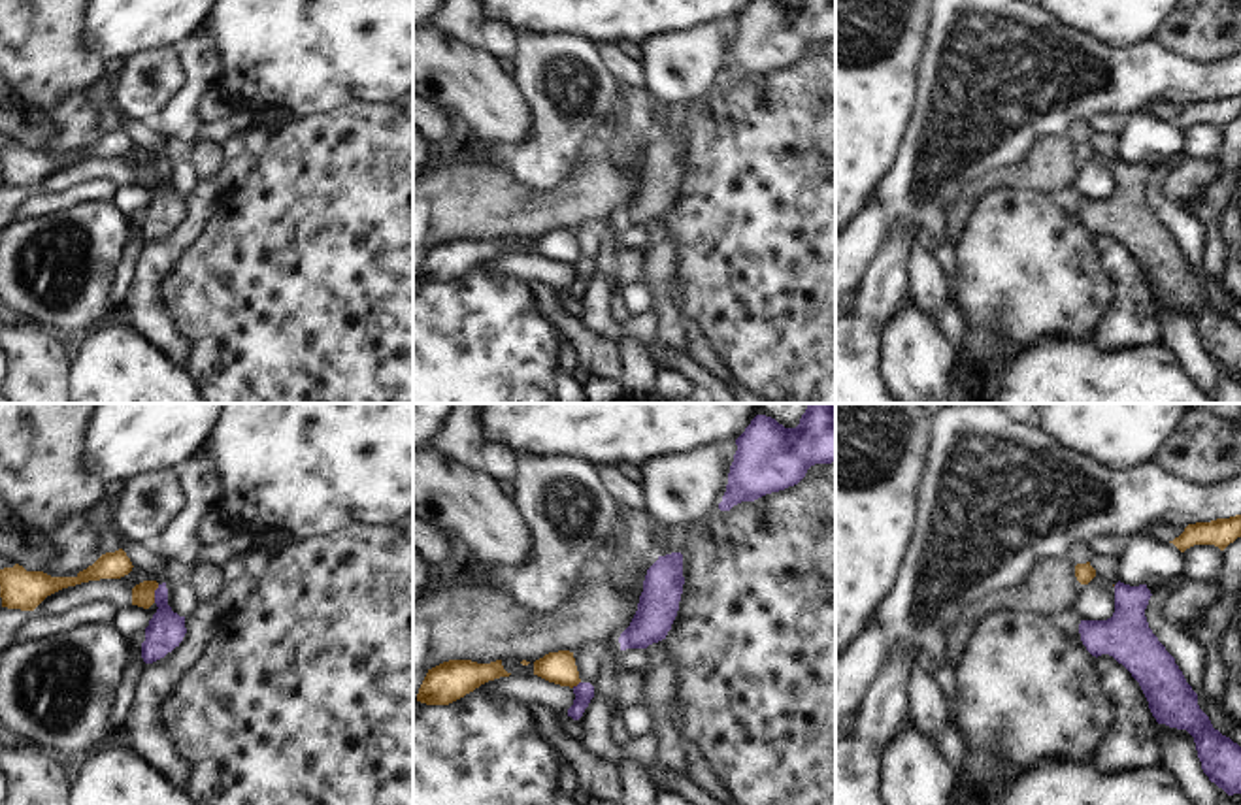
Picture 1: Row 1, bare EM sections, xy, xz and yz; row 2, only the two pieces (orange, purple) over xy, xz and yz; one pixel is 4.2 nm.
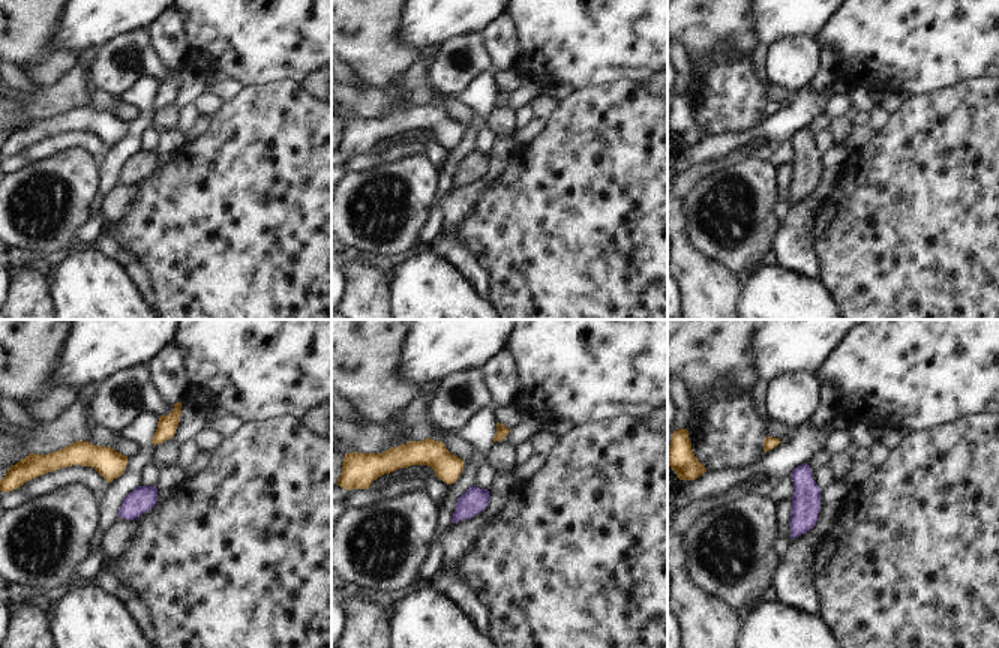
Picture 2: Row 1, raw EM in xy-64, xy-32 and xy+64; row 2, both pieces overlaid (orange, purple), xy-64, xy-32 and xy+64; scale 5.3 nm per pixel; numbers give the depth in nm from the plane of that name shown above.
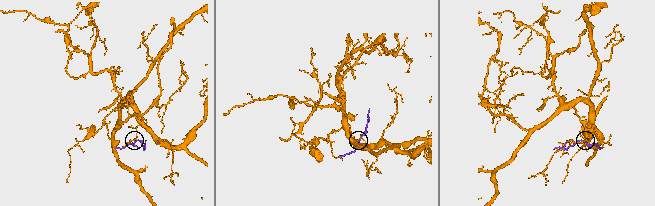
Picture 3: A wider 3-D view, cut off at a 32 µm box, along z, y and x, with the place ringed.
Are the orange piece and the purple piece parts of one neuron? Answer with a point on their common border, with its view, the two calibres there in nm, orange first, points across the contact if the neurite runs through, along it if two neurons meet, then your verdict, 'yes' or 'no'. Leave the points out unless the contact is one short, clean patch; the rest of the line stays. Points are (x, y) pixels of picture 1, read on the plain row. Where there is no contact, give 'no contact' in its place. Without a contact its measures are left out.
contact xy (153, 172); calibres 100 and 160 nm; border xy (159, 163), (153, 180); no

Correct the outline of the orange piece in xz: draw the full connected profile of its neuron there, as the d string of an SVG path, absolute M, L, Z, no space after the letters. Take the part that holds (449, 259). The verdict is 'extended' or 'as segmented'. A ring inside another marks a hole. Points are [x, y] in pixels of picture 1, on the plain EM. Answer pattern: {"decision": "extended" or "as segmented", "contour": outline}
{"decision": "as segmented", "contour": "M449 238L428 247L419 266L417 279L426 283L449 283L481 262L509 253L511 251L504 247L502 238L490 241Z"}

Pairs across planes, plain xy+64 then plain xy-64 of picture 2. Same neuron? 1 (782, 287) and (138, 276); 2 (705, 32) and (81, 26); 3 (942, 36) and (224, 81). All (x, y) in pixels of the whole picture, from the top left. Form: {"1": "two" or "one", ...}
{"1": "two", "2": "two", "3": "two"}

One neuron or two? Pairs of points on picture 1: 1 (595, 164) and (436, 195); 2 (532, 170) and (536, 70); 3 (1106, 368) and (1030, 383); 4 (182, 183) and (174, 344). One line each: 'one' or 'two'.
1: one
2: one
3: one
4: two

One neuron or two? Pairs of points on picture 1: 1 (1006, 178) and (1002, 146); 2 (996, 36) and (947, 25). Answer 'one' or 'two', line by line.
1: two
2: one

